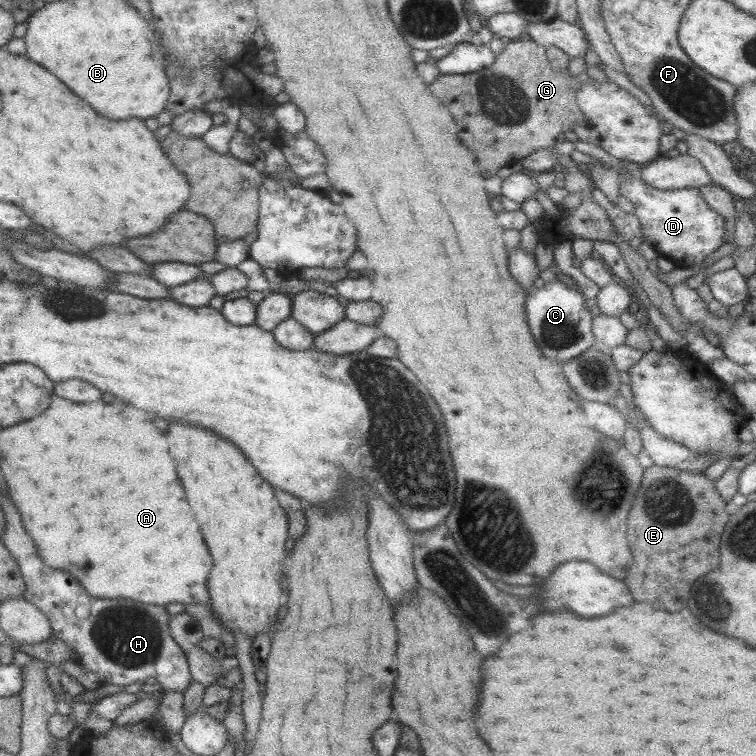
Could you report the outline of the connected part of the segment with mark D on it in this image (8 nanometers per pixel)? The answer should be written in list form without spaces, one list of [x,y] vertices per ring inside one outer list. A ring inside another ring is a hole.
[[[639,170],[631,176],[631,179],[620,179],[618,189],[619,194],[635,207],[641,238],[658,254],[671,259],[676,267],[701,267],[706,256],[722,244],[723,217],[707,206],[698,188],[657,190],[641,180]]]

